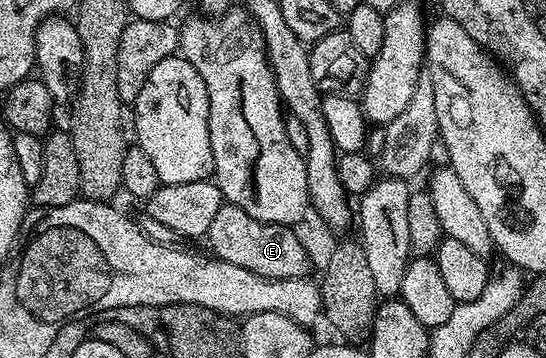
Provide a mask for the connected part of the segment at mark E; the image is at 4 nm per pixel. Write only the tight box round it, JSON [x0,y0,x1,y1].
[206,204,310,279]

